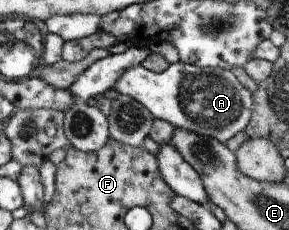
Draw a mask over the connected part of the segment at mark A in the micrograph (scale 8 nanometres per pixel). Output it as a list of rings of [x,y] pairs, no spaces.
[[[189,63],[171,64],[165,72],[153,72],[137,65],[125,71],[115,90],[133,97],[145,105],[156,119],[173,123],[176,129],[199,133],[205,137],[227,143],[240,131],[246,131],[253,117],[255,99],[232,70],[200,67]]]

